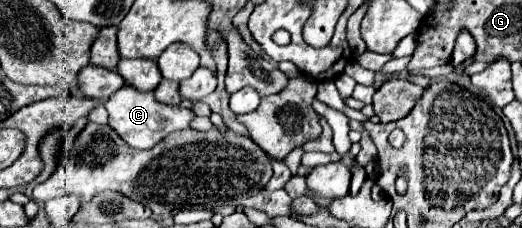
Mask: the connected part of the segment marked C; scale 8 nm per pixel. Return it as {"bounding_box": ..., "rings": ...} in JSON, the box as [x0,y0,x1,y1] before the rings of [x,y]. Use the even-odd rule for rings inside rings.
{"bounding_box":[104,85,194,149],"rings":[[[124,85],[120,91],[110,95],[104,101],[104,107],[110,117],[110,127],[134,149],[152,149],[168,133],[190,127],[194,113],[180,105],[164,105],[154,99],[152,91],[136,91],[130,85]]]}

